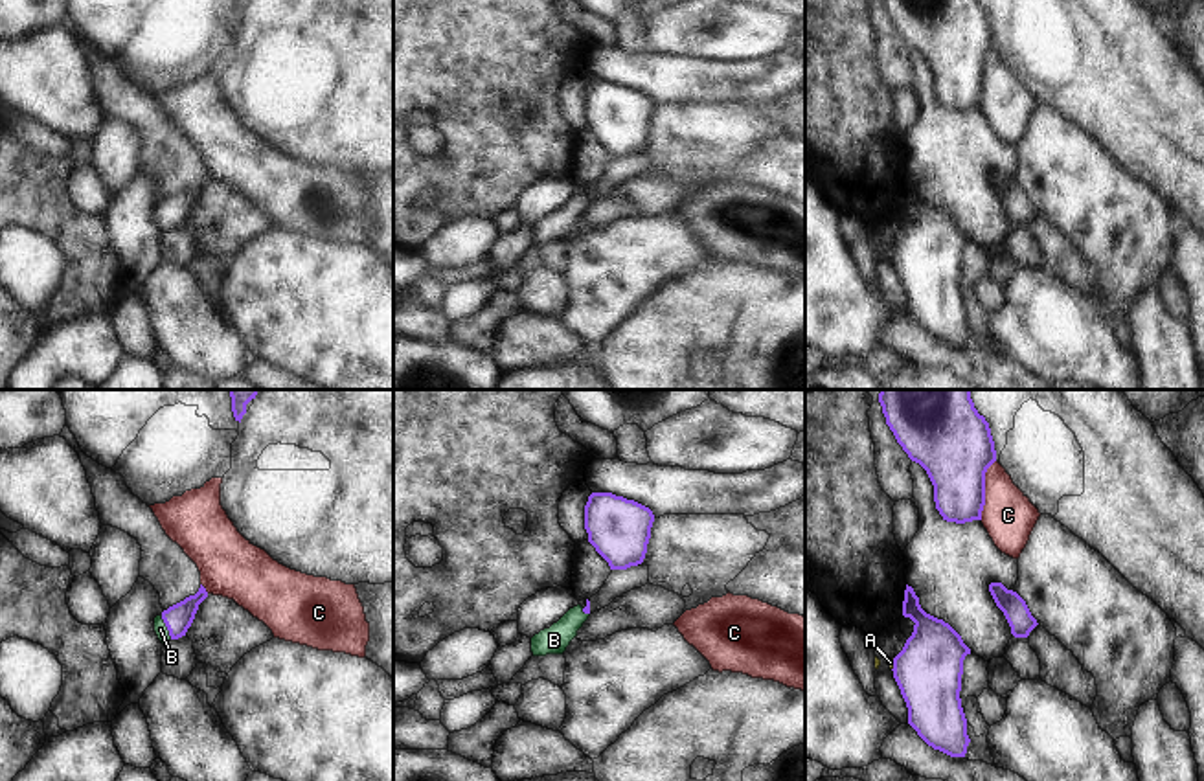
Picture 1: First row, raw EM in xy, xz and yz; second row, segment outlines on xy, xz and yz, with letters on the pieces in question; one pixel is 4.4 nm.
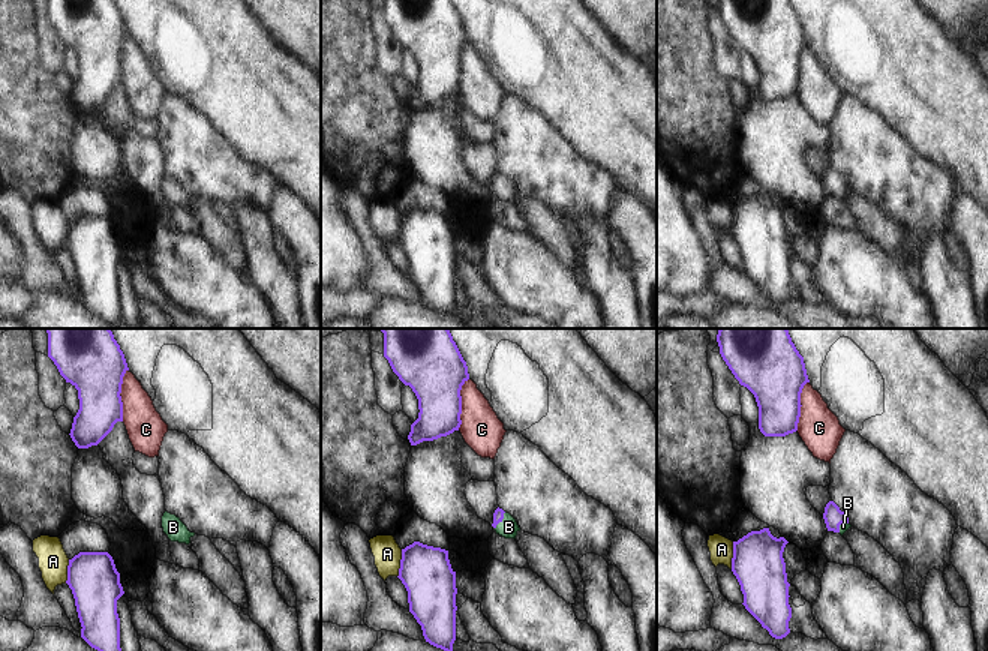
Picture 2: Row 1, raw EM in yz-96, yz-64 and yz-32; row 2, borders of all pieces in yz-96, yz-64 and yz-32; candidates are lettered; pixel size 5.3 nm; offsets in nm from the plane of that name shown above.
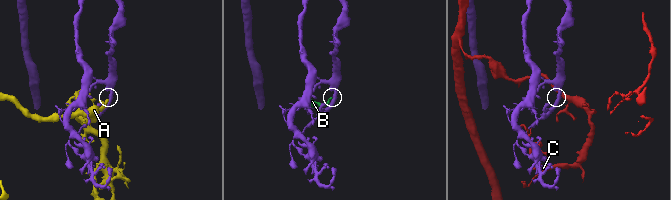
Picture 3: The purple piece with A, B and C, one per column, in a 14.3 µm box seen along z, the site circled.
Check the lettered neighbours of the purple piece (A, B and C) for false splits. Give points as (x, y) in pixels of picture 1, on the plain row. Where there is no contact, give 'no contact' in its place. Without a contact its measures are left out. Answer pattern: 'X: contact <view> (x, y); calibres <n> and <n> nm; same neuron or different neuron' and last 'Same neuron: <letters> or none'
A: contact yz (894, 252); calibres 300 and 30 nm; different neuron
B: contact xy (166, 214); calibres 120 and 60 nm; same neuron
C: contact yz (984, 78); calibres 320 and 220 nm; different neuron
Same neuron: B

